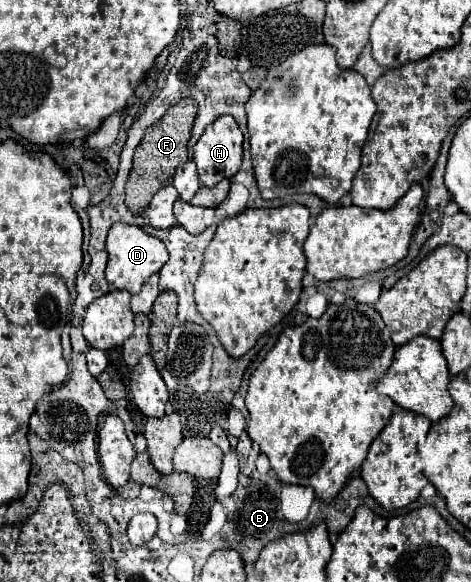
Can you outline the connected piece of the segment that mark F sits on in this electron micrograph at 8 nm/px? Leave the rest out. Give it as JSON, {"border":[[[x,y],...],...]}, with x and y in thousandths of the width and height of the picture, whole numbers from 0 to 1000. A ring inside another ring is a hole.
{"border":[[[393,167],[372,184],[359,184],[355,198],[346,198],[346,204],[338,204],[333,211],[325,211],[308,225],[308,235],[299,239],[295,253],[287,256],[282,290],[278,290],[274,311],[265,318],[265,328],[270,328],[265,349],[270,349],[278,366],[299,369],[312,359],[312,352],[321,349],[321,338],[346,318],[363,318],[372,290],[401,273],[397,270],[397,246],[401,246],[401,235],[406,235],[406,218],[410,218],[414,198],[418,198],[414,170]]]}

